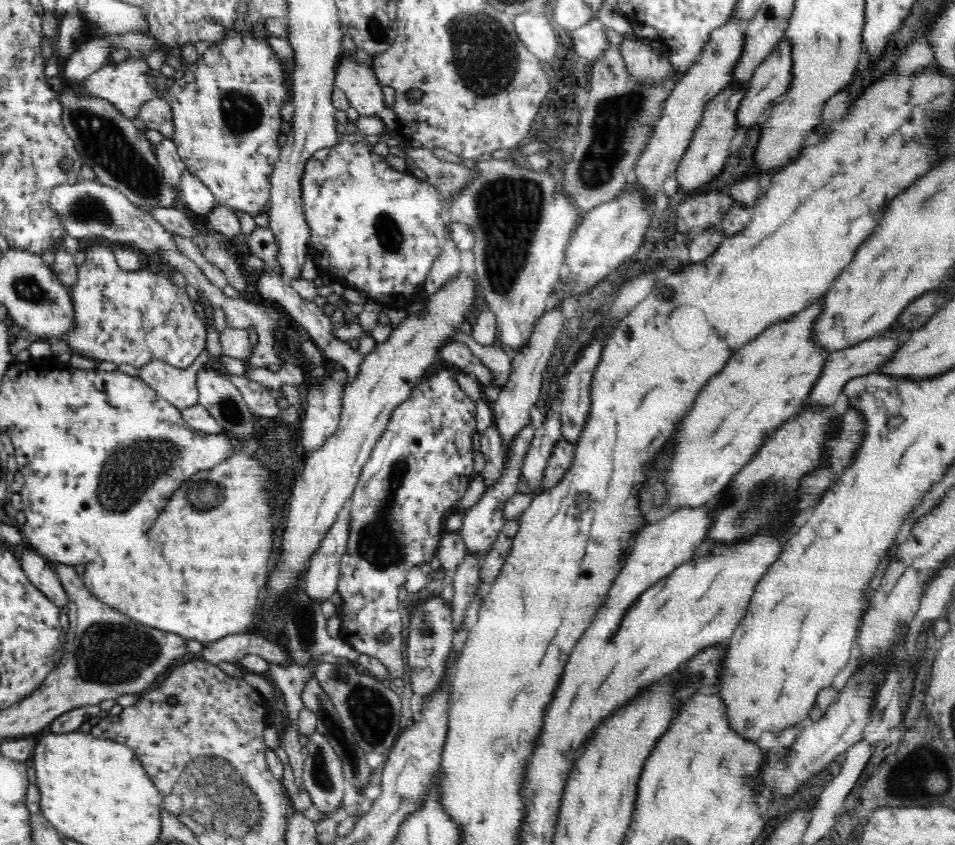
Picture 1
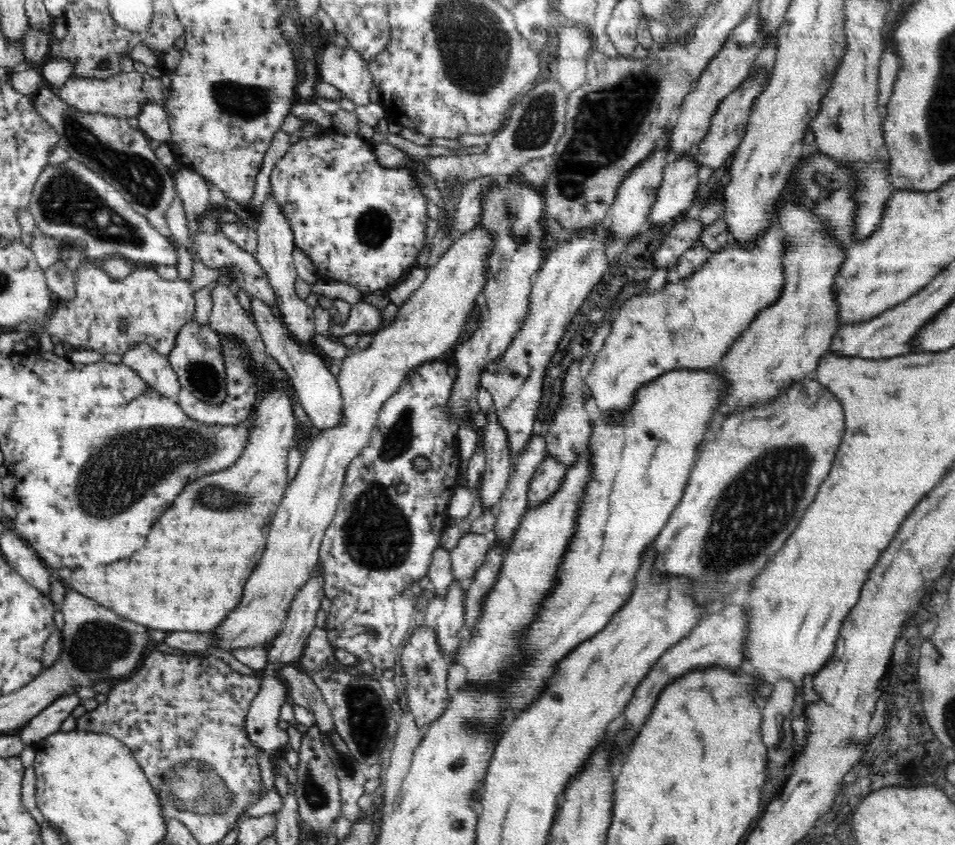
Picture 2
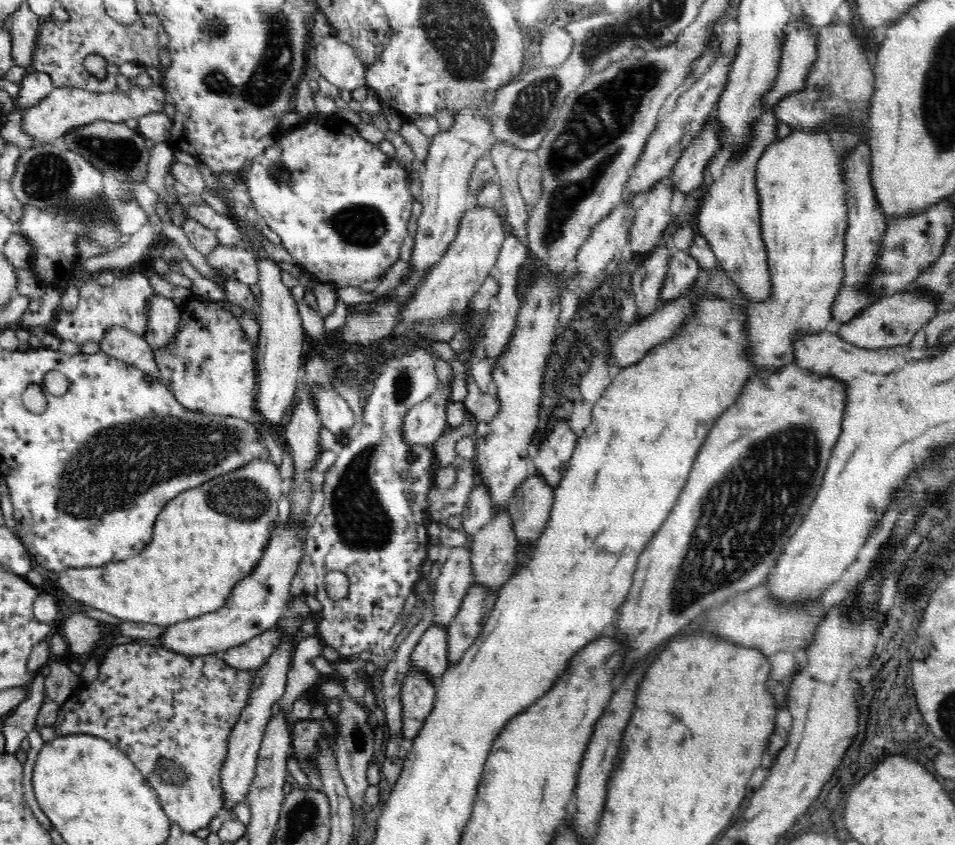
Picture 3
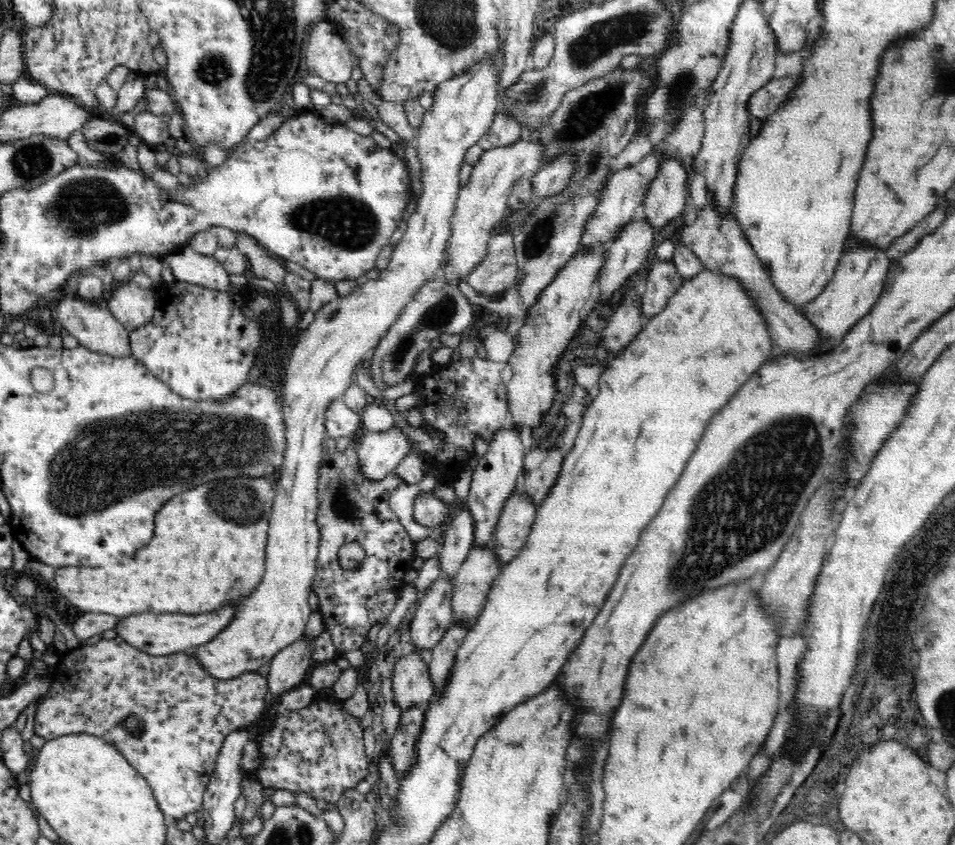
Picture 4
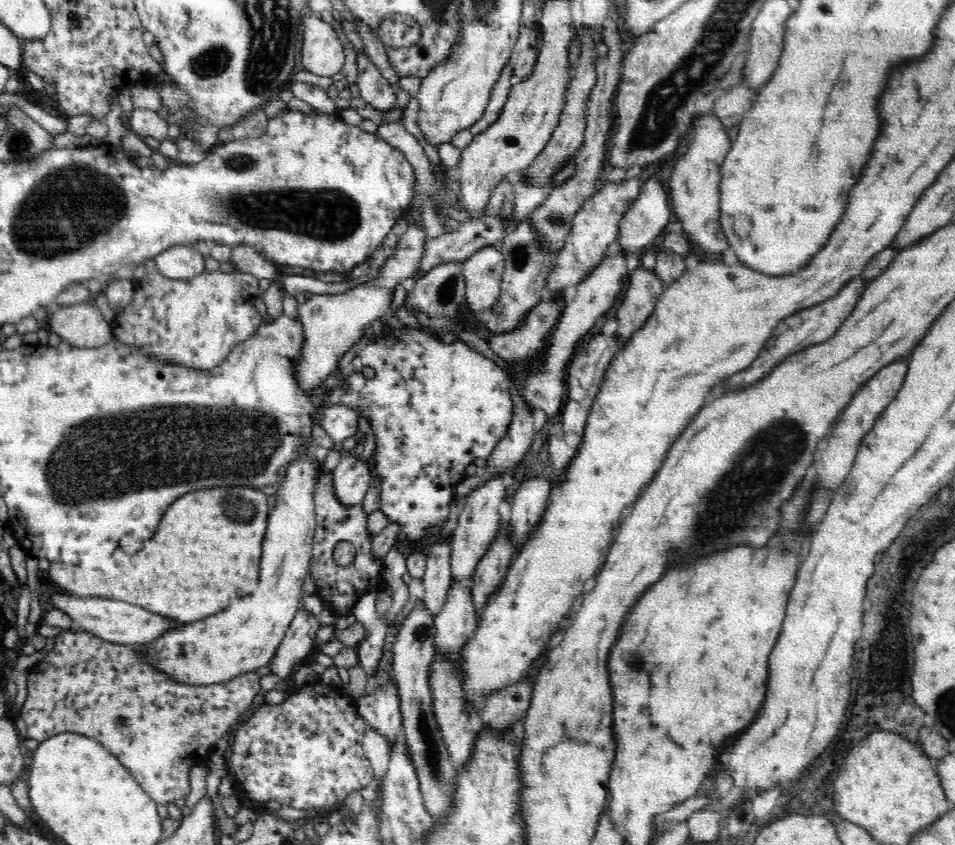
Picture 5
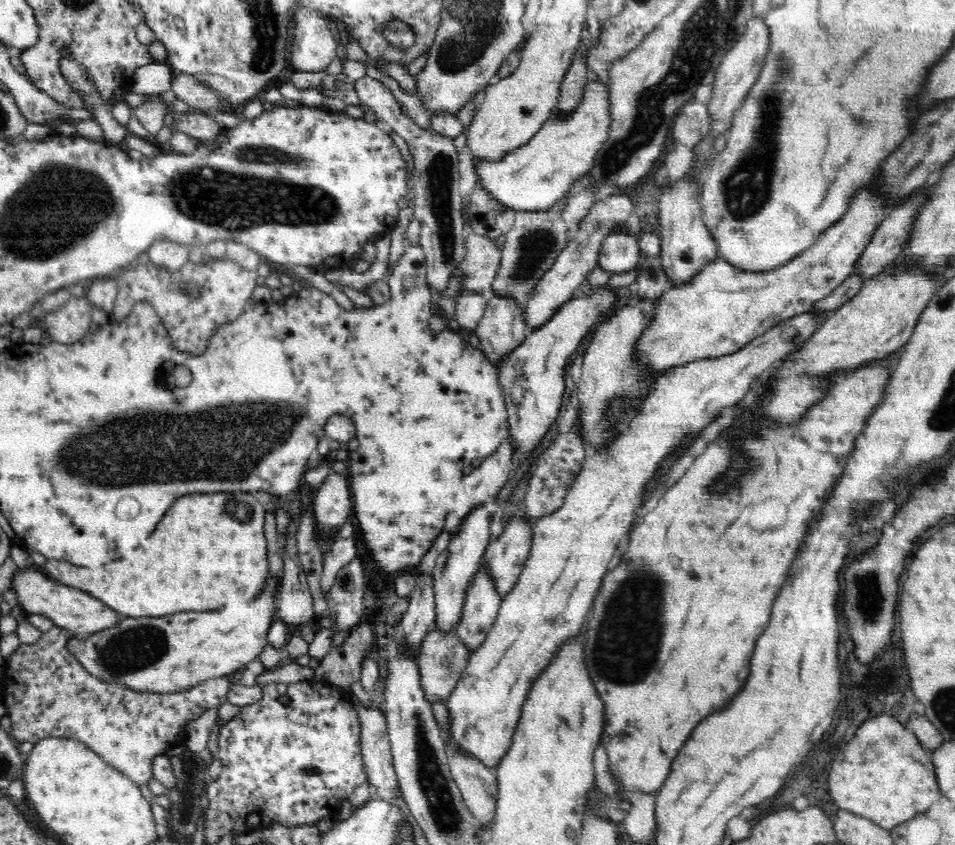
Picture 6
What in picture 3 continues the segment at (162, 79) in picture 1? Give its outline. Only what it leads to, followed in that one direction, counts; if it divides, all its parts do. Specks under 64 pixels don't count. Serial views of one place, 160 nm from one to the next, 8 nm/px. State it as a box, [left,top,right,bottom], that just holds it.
[23,82,169,143]

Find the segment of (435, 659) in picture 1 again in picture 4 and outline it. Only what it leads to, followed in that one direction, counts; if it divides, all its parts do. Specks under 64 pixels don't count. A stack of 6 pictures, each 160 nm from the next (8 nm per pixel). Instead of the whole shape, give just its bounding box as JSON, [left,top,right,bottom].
[389,705,425,776]

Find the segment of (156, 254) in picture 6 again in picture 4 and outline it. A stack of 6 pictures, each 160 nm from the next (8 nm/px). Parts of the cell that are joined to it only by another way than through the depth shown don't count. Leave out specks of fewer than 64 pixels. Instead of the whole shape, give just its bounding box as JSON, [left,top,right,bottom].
[162,246,230,290]

